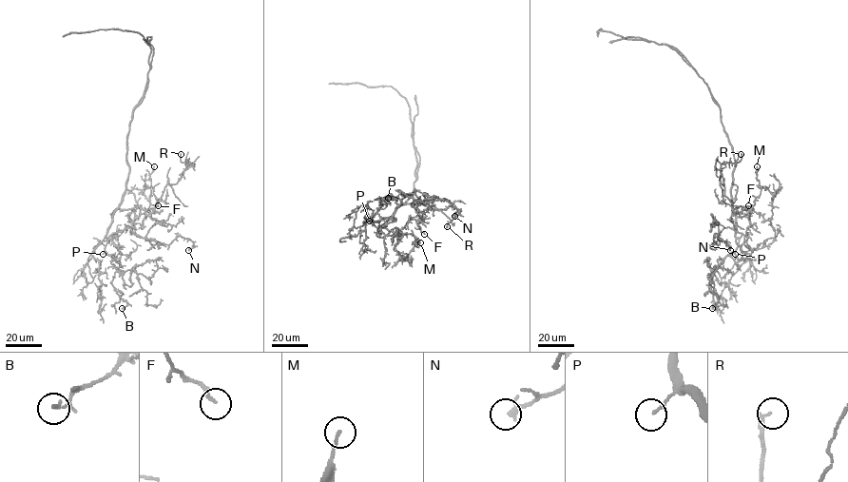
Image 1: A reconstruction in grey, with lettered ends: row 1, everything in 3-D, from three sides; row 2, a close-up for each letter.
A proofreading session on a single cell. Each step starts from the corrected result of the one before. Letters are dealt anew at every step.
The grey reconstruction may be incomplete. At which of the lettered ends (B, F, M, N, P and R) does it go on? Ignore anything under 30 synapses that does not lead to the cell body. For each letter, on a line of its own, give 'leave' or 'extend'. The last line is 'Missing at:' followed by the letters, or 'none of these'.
B: leave
F: leave
M: leave
N: leave
P: leave
R: leave
Missing at: none of these

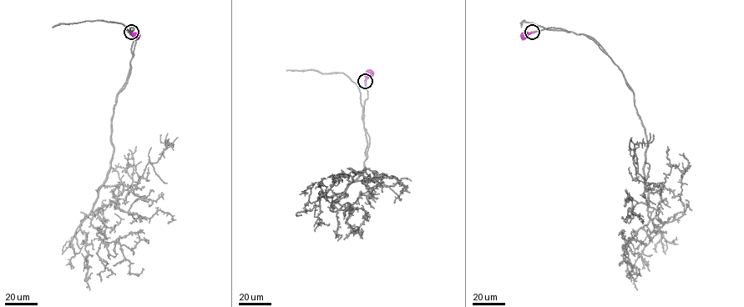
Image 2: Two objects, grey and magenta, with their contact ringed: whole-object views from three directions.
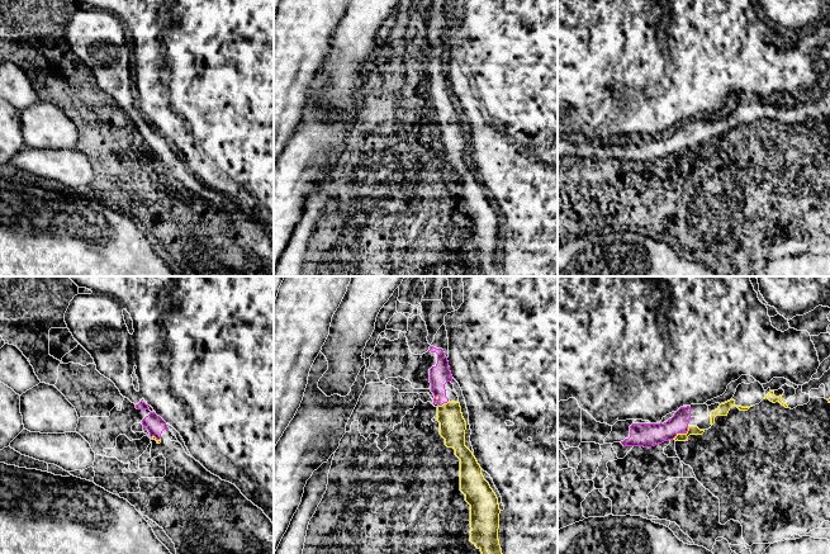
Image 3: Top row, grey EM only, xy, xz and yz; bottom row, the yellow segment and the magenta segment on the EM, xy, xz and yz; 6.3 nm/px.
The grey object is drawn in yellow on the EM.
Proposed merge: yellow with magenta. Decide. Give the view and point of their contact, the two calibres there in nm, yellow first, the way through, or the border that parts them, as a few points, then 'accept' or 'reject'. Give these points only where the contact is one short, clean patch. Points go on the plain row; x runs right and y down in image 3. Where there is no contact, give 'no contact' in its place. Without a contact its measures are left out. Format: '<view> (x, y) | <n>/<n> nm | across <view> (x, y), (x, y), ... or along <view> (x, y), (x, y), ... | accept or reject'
yz (681, 150) | 60/150 nm | across yz (692, 146), (681, 150), (646, 151) | accept

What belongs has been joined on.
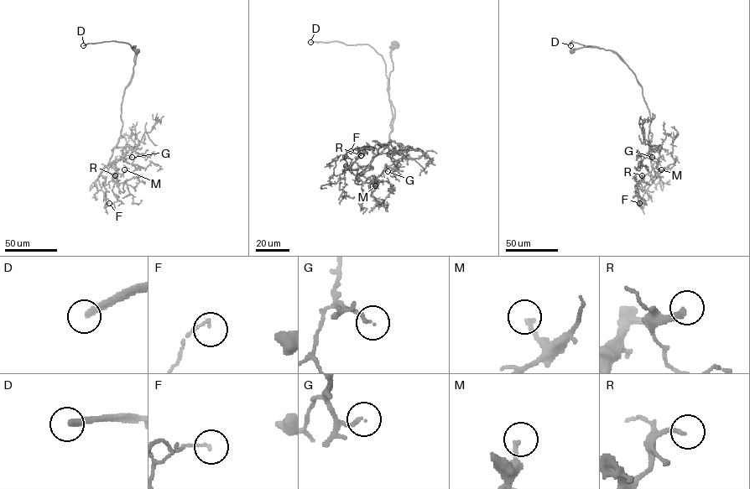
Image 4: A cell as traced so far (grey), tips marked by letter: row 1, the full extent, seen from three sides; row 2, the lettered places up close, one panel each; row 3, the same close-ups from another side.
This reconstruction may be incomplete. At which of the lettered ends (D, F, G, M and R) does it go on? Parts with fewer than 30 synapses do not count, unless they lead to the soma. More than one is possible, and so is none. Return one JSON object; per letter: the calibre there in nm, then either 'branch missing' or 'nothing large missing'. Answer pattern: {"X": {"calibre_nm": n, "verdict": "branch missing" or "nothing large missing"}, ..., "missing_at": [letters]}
{"D": {"calibre_nm": 280, "verdict": "branch missing"}, "F": {"calibre_nm": 110, "verdict": "nothing large missing"}, "G": {"calibre_nm": 140, "verdict": "nothing large missing"}, "M": {"calibre_nm": 160, "verdict": "nothing large missing"}, "R": {"calibre_nm": 180, "verdict": "branch missing"}, "missing_at": ["D", "R"]}

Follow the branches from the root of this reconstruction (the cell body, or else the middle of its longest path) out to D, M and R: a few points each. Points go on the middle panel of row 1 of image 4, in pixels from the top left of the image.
D: (395, 44), (391, 48), (393, 70), (388, 91), (383, 59), (368, 44), (310, 42)
M: (395, 44), (388, 143), (372, 157), (372, 169), (350, 169), (375, 185)
R: (395, 44), (389, 78), (389, 140), (372, 157), (372, 169), (367, 165), (351, 173), (351, 166), (361, 155)

